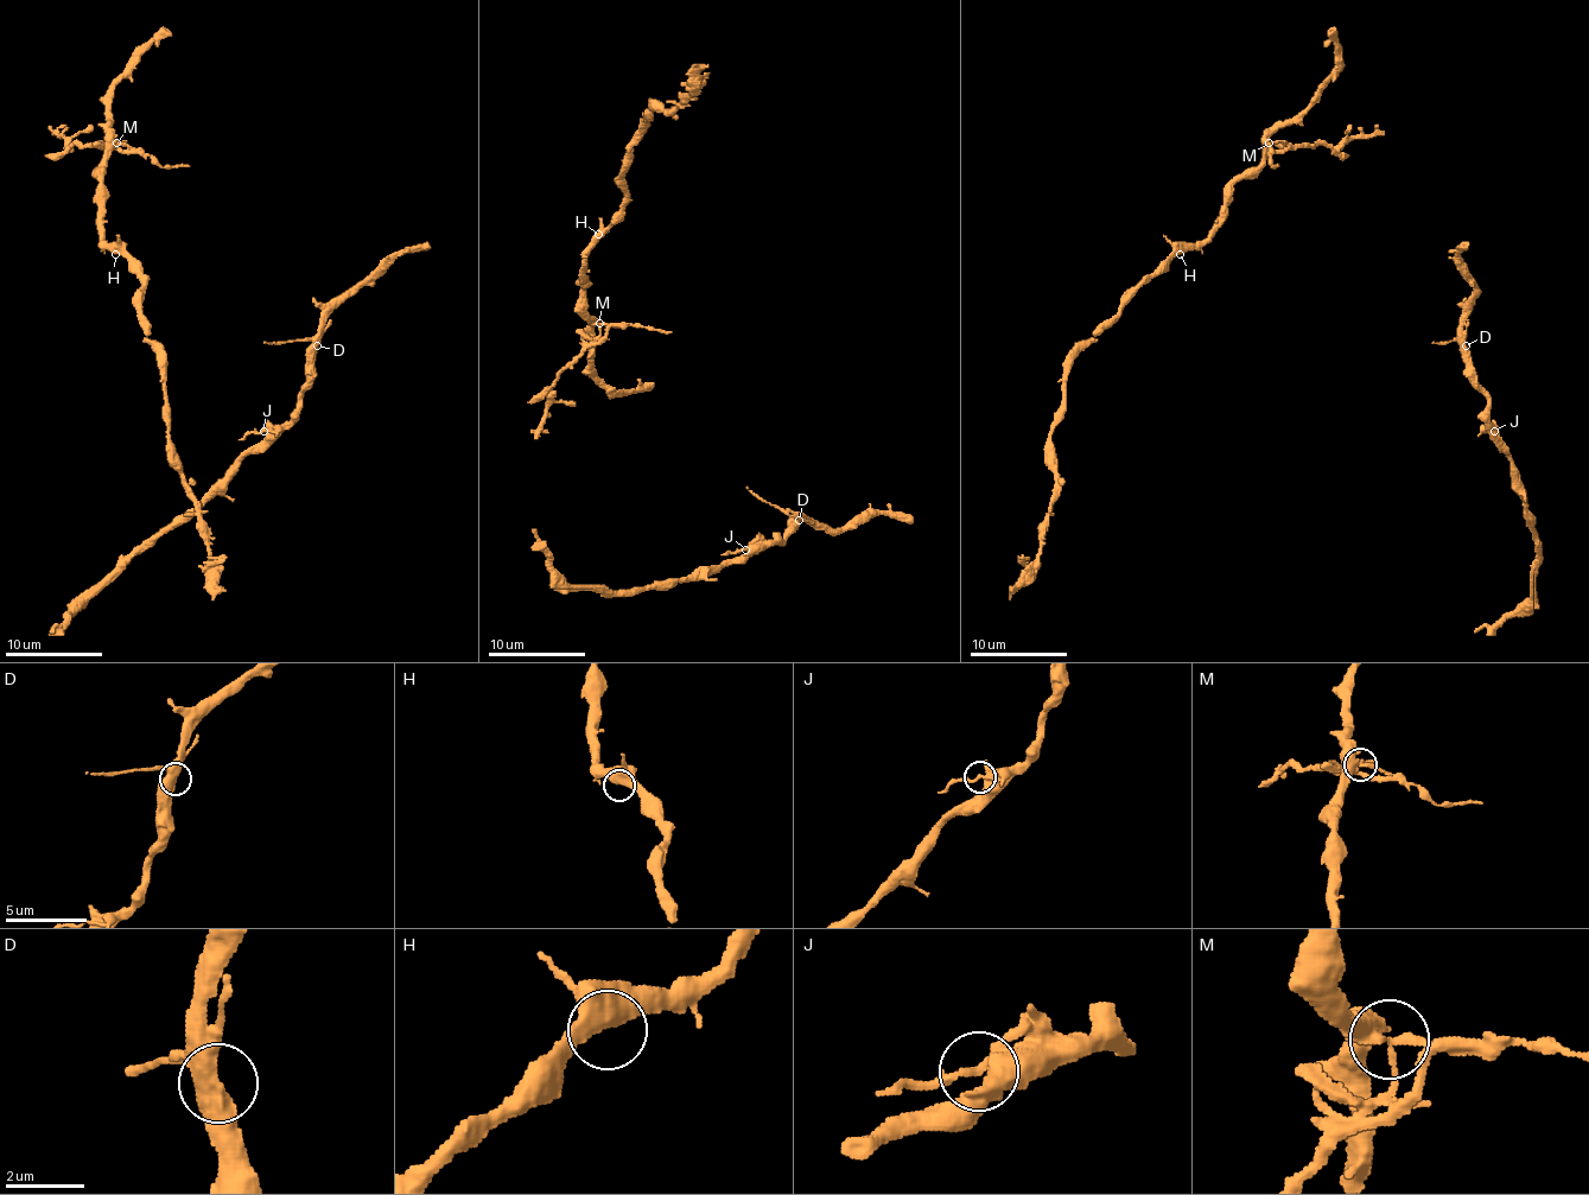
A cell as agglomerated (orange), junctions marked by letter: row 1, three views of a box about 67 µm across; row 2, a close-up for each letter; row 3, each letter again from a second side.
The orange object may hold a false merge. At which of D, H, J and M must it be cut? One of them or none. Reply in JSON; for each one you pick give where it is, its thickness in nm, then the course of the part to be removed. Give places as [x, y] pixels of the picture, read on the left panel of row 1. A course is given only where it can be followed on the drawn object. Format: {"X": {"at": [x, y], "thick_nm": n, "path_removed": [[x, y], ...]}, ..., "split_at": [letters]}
{"M": {"at": [116, 142], "thick_nm": 360, "path_removed": [[115, 142], [119, 140], [108, 145], [70, 147], [58, 131], [65, 126]]}, "split_at": ["M"]}

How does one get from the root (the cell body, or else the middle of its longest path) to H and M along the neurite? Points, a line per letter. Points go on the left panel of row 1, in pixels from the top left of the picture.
H: (186, 166), (159, 166), (126, 145), (110, 150), (101, 182), (101, 236), (115, 254)
M: (186, 166), (159, 166), (147, 154), (115, 142)

